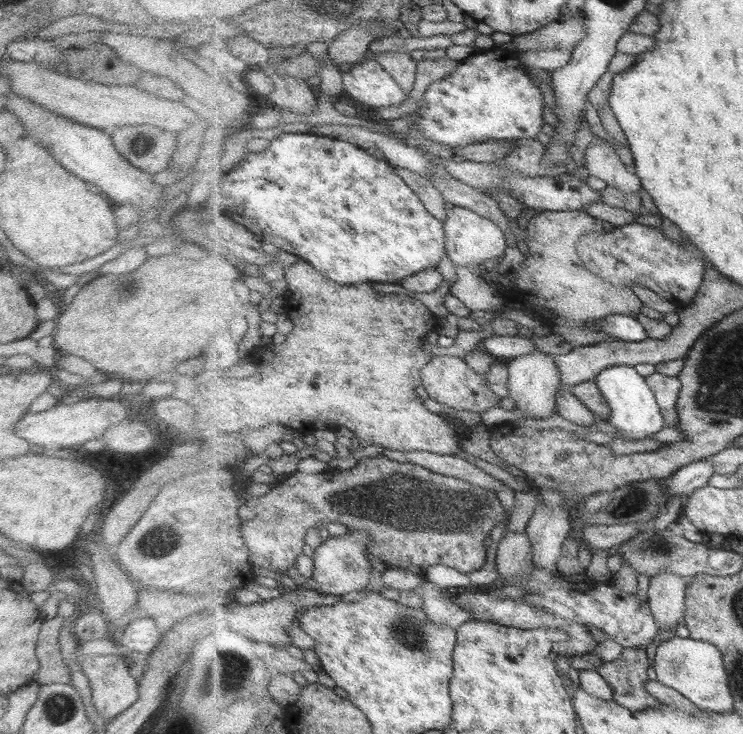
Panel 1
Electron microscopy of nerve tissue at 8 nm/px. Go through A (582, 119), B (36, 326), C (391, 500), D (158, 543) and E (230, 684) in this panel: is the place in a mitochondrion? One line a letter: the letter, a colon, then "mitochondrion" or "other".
A: other
B: other
C: mitochondrion
D: mitochondrion
E: mitochondrion

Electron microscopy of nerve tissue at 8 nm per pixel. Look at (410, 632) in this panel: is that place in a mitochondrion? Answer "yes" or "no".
yes

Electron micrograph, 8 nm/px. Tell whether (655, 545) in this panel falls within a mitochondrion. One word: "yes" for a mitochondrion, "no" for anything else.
yes

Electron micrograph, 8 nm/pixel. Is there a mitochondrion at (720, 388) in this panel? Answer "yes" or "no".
yes

